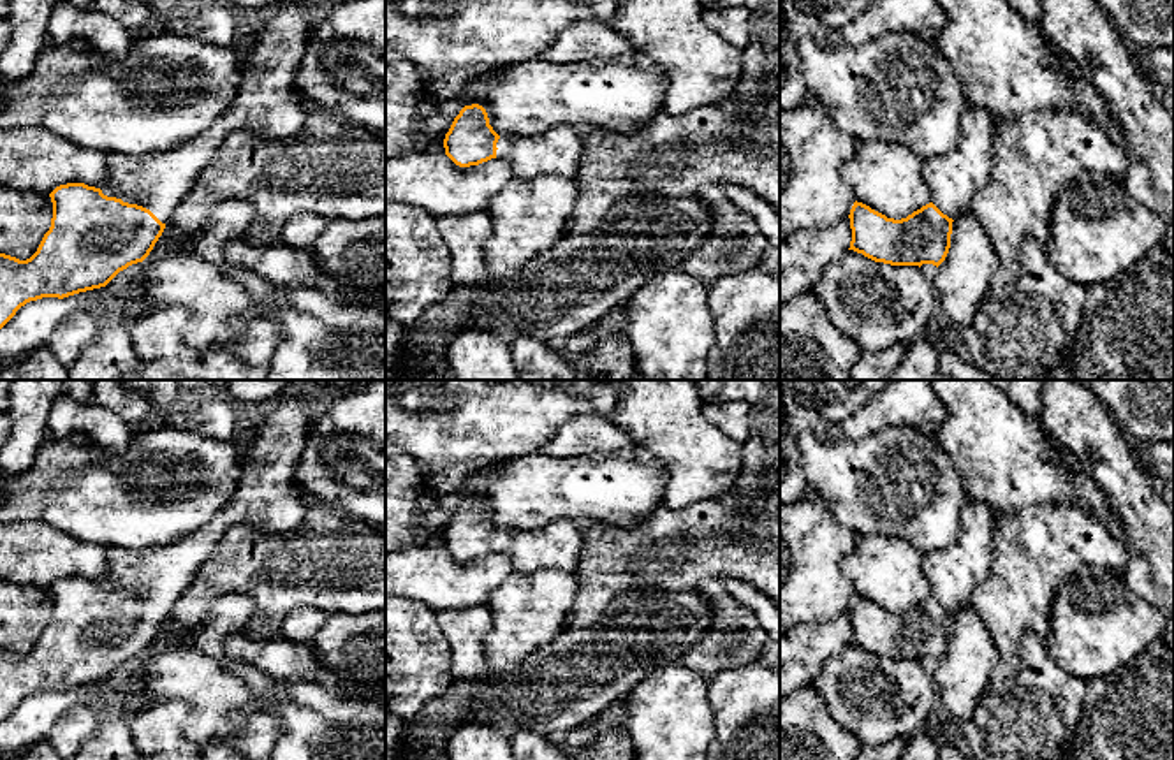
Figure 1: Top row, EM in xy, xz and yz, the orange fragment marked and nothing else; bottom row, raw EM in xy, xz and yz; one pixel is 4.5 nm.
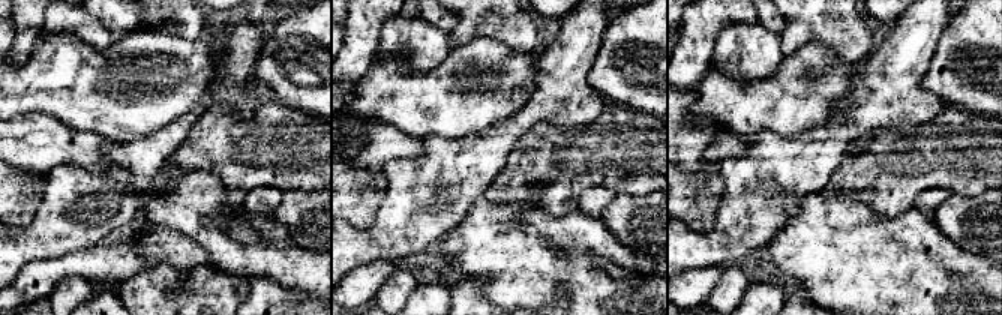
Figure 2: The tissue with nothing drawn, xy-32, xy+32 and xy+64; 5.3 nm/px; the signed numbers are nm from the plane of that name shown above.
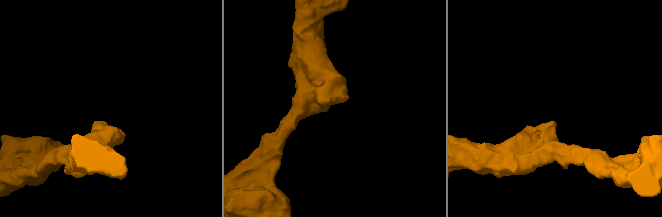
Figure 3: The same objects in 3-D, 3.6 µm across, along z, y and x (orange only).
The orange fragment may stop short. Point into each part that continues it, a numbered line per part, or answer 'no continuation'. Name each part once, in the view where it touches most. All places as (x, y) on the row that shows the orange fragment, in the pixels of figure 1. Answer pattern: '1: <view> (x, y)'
1: xy (266, 102)

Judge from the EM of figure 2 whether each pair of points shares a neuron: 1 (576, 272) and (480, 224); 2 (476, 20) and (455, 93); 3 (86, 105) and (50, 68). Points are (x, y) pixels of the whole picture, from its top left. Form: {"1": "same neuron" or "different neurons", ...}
{"1": "same neuron", "2": "different neurons", "3": "same neuron"}

